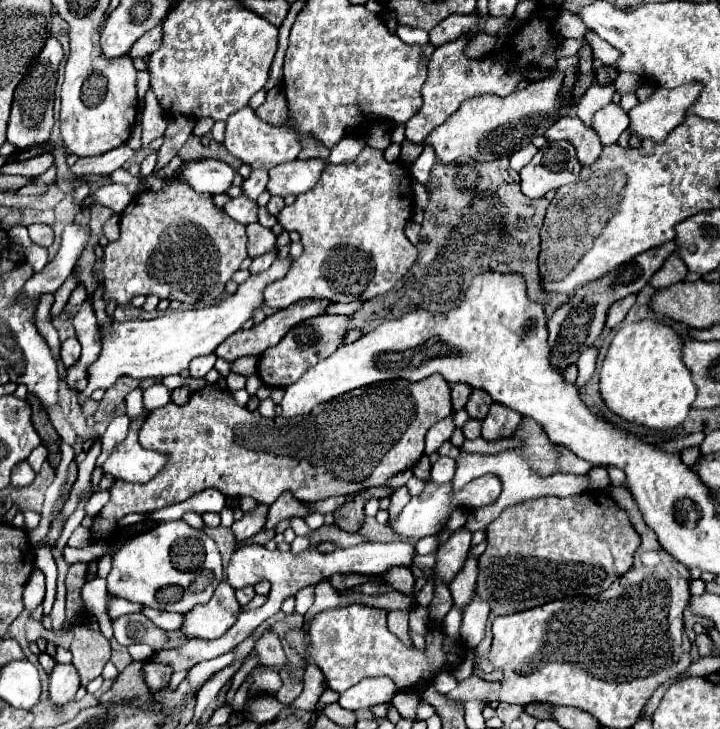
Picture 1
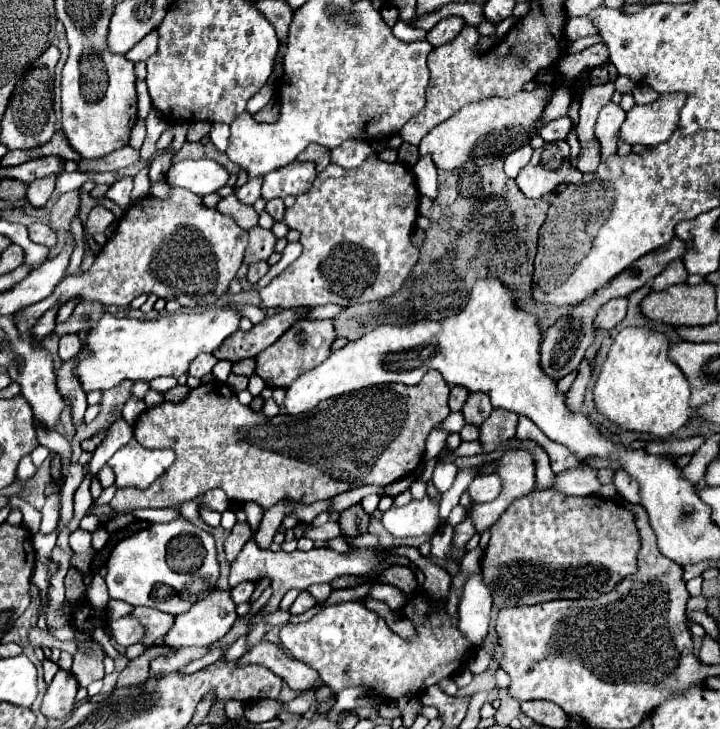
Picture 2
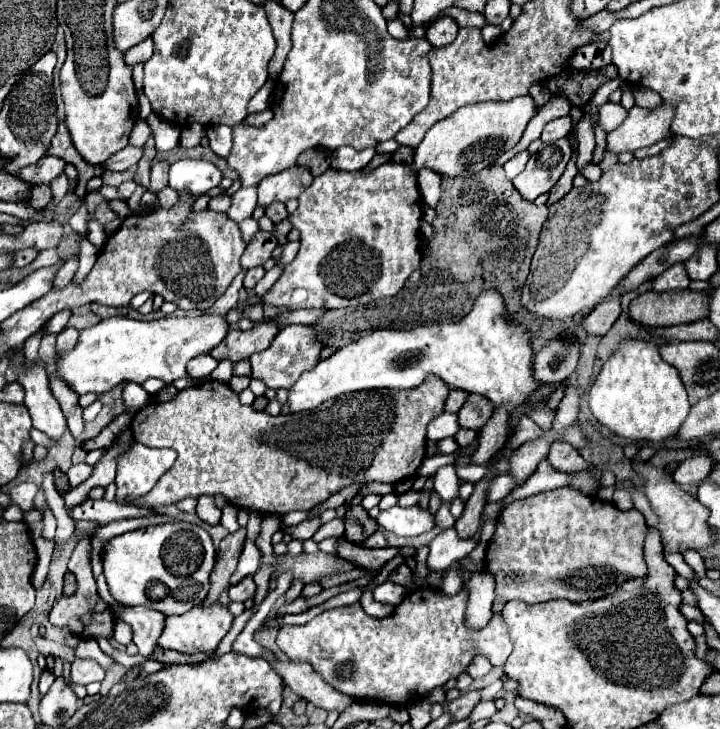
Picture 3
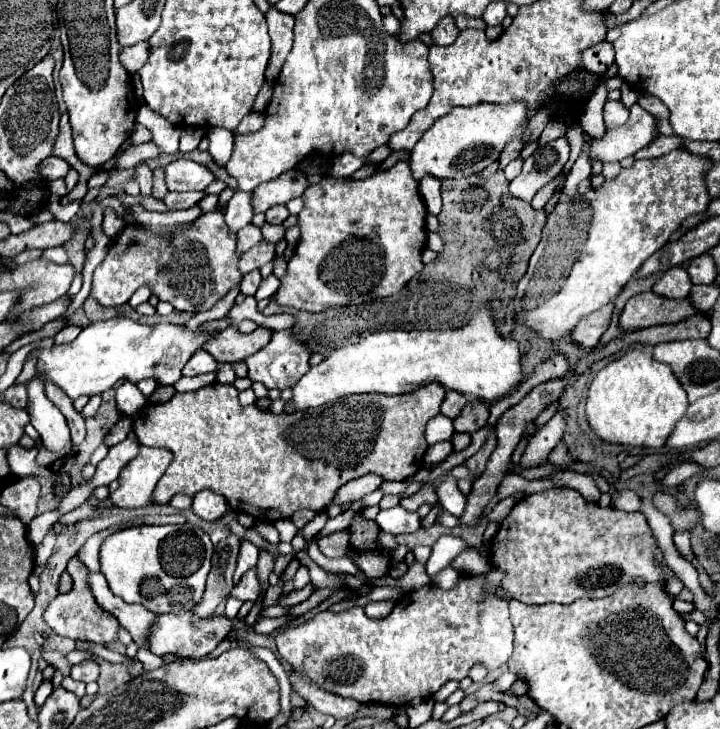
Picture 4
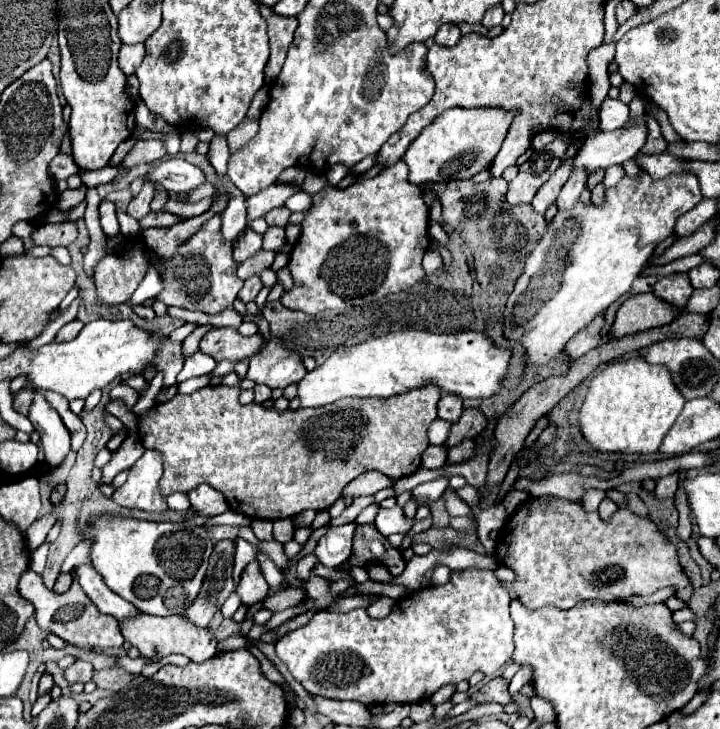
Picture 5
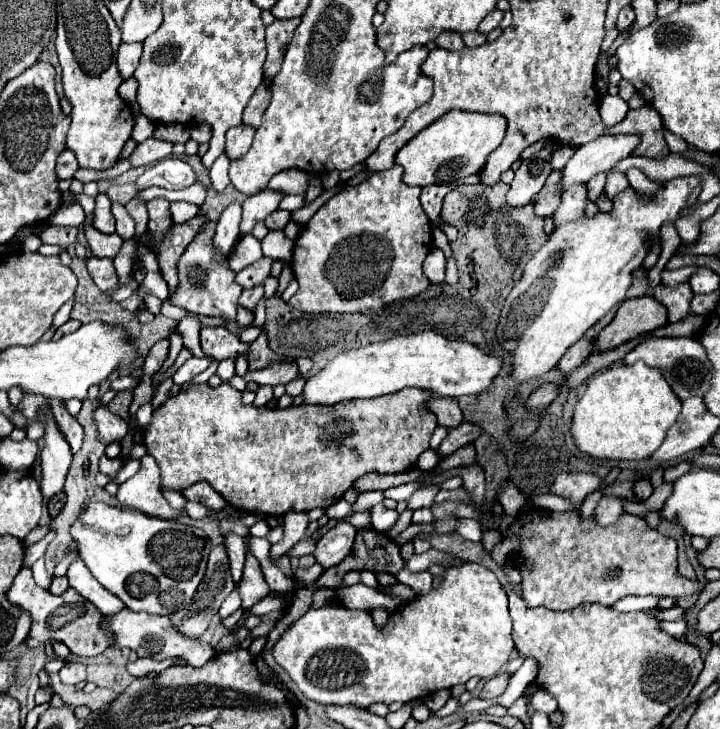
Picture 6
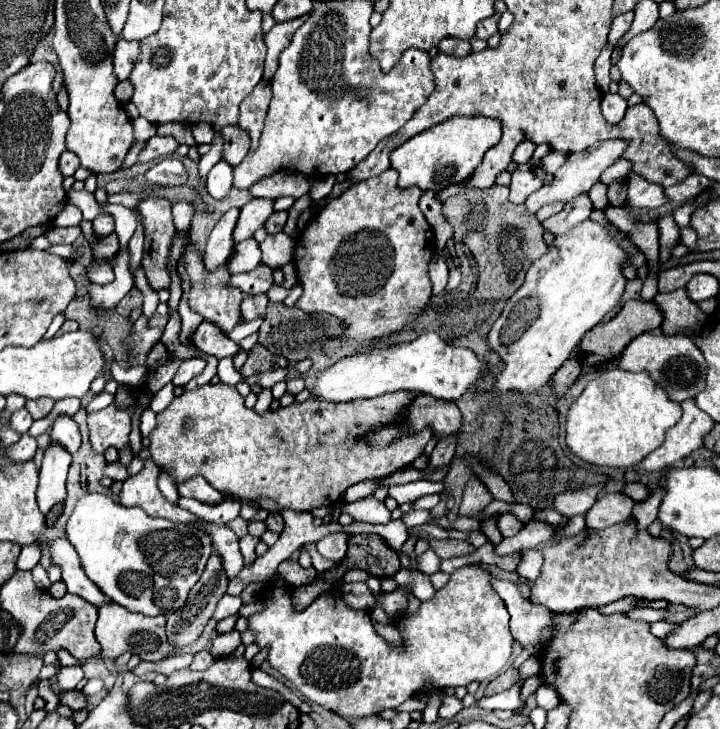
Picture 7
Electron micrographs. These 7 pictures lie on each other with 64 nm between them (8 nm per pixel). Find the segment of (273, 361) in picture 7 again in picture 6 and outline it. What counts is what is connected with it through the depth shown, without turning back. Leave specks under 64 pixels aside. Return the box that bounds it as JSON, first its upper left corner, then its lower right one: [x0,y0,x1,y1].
[248,328,280,368]

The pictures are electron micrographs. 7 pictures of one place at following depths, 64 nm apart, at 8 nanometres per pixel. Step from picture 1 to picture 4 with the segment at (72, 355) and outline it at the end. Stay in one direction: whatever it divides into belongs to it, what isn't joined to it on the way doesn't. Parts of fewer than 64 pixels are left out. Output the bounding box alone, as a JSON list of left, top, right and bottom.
[54,326,82,346]

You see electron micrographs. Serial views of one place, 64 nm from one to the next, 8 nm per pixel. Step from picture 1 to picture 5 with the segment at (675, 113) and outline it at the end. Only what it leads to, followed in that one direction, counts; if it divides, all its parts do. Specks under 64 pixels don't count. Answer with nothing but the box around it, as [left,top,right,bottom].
[574,96,648,172]

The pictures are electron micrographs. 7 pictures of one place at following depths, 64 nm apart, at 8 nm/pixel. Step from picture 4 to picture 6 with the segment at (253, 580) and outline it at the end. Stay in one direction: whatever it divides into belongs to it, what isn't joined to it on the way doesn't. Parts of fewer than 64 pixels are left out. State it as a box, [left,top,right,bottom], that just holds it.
[238,552,270,610]

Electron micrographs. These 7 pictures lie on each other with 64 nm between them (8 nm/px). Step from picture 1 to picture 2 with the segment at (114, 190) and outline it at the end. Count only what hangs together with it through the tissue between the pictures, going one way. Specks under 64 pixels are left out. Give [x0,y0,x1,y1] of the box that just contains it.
[104,178,132,206]

